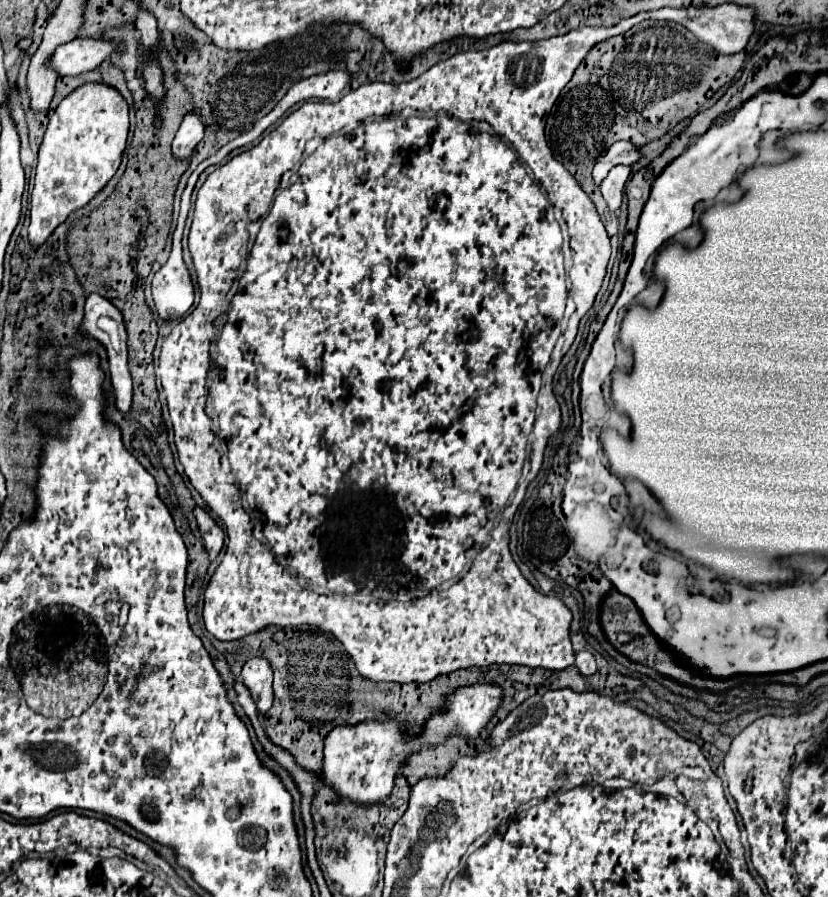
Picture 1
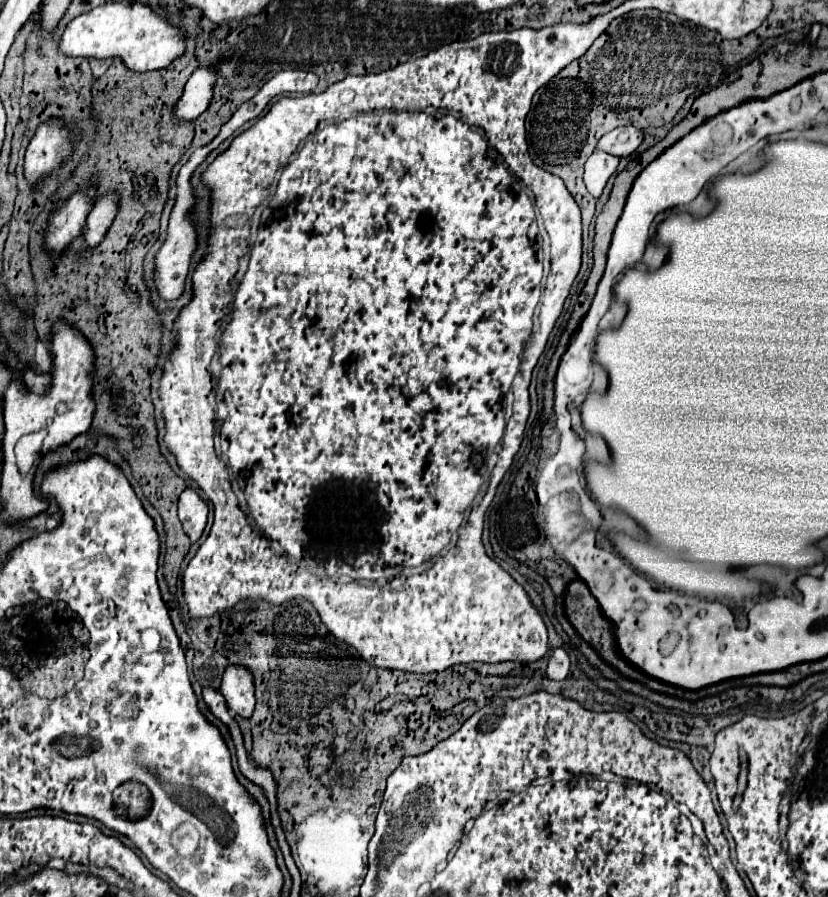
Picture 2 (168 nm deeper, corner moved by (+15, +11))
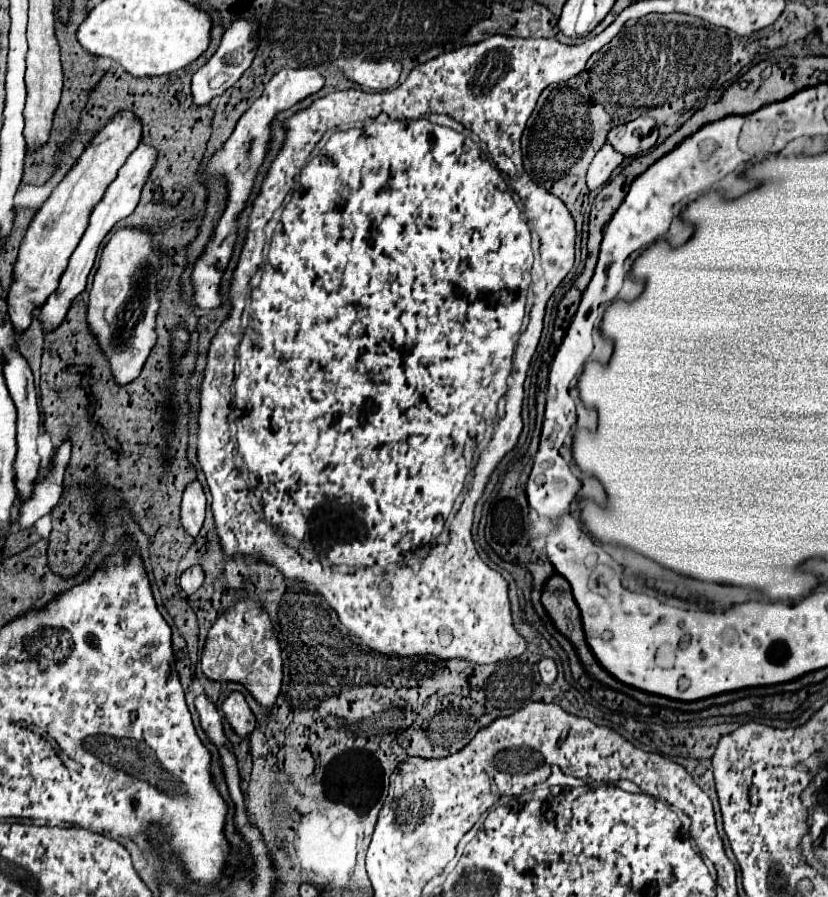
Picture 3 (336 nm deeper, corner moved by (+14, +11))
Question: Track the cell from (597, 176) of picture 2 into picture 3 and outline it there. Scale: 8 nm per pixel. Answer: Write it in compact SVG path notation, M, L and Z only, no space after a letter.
M605 143L589 165L589 171L587 171L589 191L595 191L597 187L601 187L621 161L623 161L623 155L617 153L609 143Z

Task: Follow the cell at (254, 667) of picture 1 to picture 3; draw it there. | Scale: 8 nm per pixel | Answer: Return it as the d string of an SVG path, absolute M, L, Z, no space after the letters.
M239 691L229 693L227 699L223 701L221 709L223 709L227 721L233 725L233 729L235 729L241 737L249 735L249 733L255 729L255 715L253 715L253 711L249 709L243 693L239 693Z

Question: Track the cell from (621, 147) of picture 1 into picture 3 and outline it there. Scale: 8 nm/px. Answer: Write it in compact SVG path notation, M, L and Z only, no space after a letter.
M639 117L625 125L613 127L607 135L607 141L615 151L625 157L633 157L637 153L649 151L657 143L657 125L651 117Z

